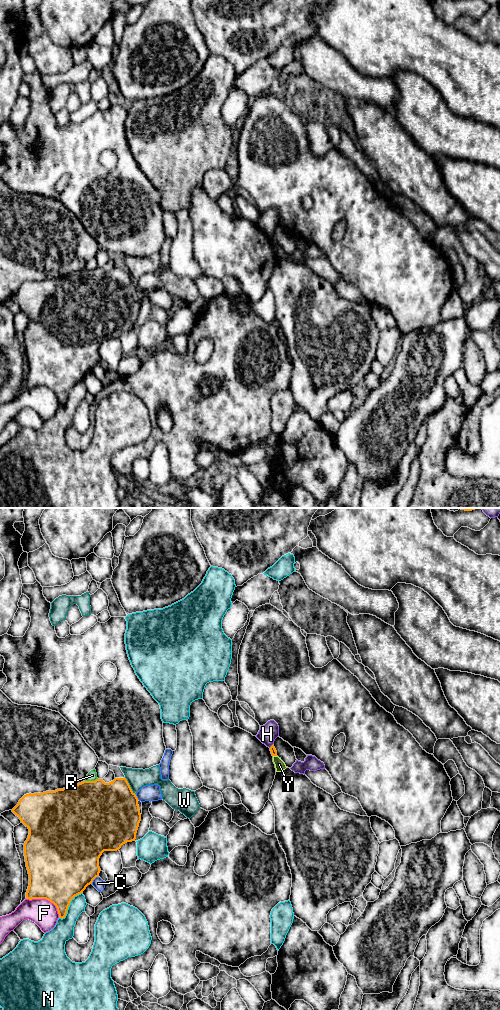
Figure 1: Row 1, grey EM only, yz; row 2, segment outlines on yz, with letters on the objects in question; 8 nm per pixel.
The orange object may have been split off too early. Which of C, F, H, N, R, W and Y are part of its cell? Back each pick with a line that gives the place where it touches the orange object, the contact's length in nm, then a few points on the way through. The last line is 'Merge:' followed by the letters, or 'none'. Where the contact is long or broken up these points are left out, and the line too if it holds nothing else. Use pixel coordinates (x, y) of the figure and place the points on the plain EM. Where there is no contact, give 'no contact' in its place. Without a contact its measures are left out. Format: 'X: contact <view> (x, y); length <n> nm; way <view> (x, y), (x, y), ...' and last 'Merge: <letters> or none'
Merge: none

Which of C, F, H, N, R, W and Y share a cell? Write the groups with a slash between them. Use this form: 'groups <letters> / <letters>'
groups C / F / H / N / R / W Y

